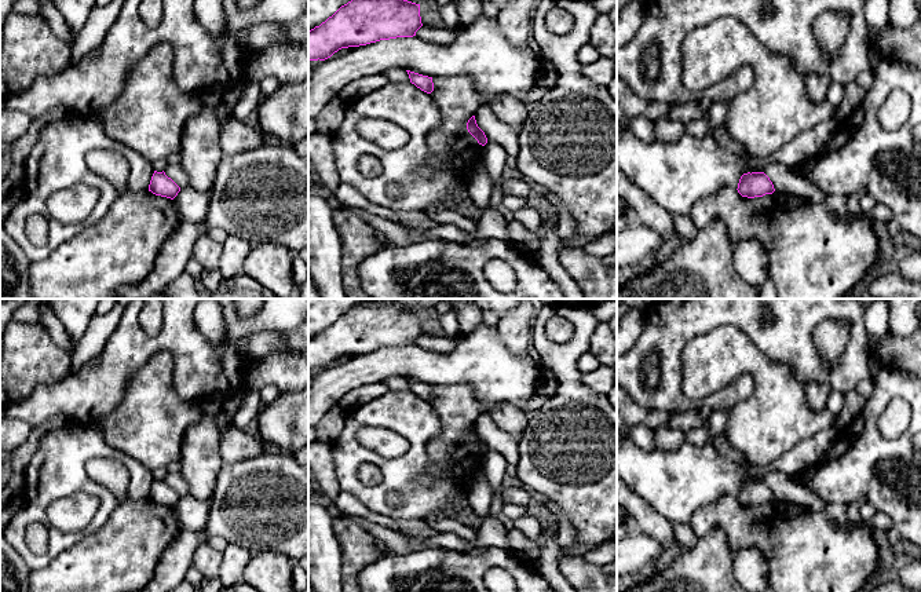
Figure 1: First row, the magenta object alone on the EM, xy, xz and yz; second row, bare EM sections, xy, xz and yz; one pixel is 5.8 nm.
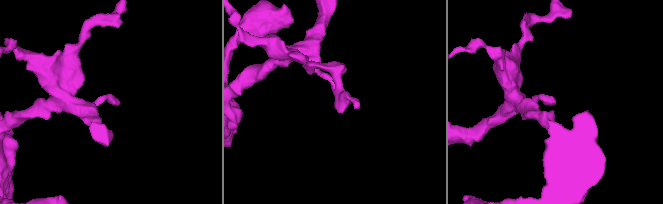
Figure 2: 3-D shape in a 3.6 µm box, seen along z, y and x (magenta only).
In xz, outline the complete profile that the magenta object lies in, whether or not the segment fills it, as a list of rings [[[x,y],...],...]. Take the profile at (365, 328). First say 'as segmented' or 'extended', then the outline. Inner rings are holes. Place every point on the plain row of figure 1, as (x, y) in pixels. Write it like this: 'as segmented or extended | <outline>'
as segmented | [[[359,304],[308,340],[308,370],[325,369],[341,357],[396,346],[413,346],[421,335],[420,313],[388,304]]]

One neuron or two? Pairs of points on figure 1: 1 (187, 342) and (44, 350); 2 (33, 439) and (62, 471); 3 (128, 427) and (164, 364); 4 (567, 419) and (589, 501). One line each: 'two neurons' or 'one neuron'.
1: two neurons
2: two neurons
3: one neuron
4: one neuron

